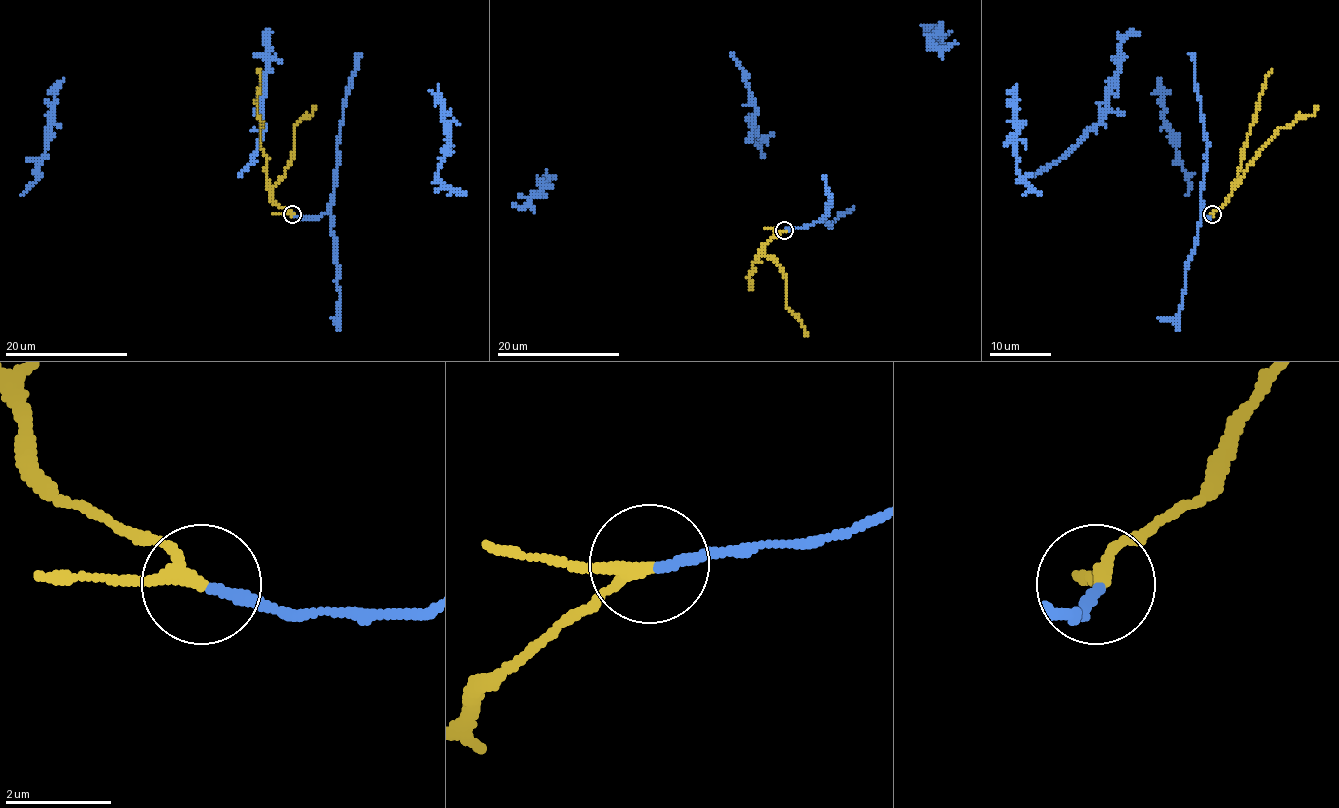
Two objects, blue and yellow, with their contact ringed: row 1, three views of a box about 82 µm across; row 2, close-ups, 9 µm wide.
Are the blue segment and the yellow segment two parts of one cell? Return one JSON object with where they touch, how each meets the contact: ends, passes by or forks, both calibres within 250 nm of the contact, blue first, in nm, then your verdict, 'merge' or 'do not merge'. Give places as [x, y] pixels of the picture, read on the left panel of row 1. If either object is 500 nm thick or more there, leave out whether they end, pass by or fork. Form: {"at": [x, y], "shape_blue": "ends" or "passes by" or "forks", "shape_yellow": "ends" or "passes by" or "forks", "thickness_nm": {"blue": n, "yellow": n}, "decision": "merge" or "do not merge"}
{"at": [292, 214], "shape_blue": "ends", "shape_yellow": "passes by", "thickness_nm": {"blue": 200, "yellow": 220}, "decision": "merge"}

